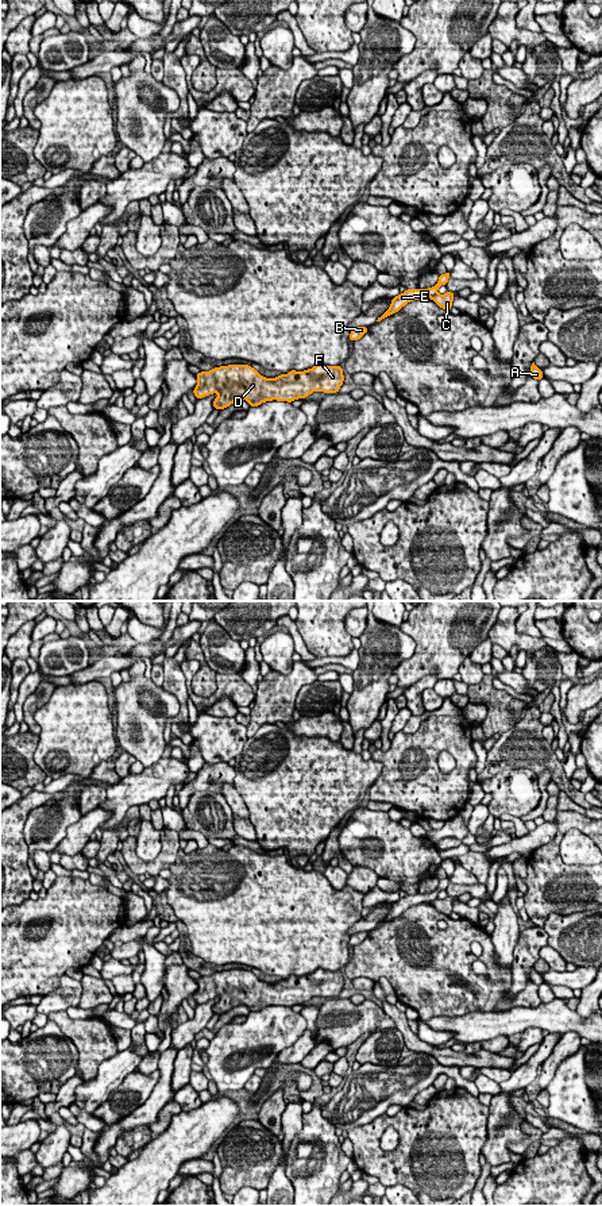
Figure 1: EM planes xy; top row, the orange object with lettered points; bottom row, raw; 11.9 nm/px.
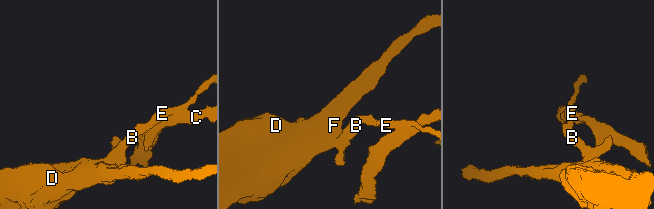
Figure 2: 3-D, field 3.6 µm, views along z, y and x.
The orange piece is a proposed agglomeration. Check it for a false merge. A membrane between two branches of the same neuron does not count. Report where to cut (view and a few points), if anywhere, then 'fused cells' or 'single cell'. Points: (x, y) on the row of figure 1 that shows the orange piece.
xy (436, 292), (428, 296) | fused cells

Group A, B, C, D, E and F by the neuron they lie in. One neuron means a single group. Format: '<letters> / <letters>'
A C / B D E F

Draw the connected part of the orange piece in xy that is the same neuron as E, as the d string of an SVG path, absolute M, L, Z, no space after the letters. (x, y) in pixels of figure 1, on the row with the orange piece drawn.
M447 271L445 274L440 274L437 284L432 288L428 288L428 289L420 289L420 288L408 289L404 293L393 297L389 309L382 316L379 316L377 321L381 321L382 319L398 312L402 307L405 307L408 303L410 303L413 300L418 300L418 298L422 298L422 297L429 297L429 296L436 294L437 289L441 285L447 285L449 276L451 276L449 271Z

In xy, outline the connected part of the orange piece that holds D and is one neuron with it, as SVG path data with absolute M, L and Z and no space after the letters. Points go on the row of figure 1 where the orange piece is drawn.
M323 363L304 371L292 370L275 378L266 378L248 365L228 365L201 371L196 378L198 384L193 393L197 400L217 393L213 408L219 411L239 400L258 407L273 400L293 402L313 392L337 393L344 381L340 365Z

